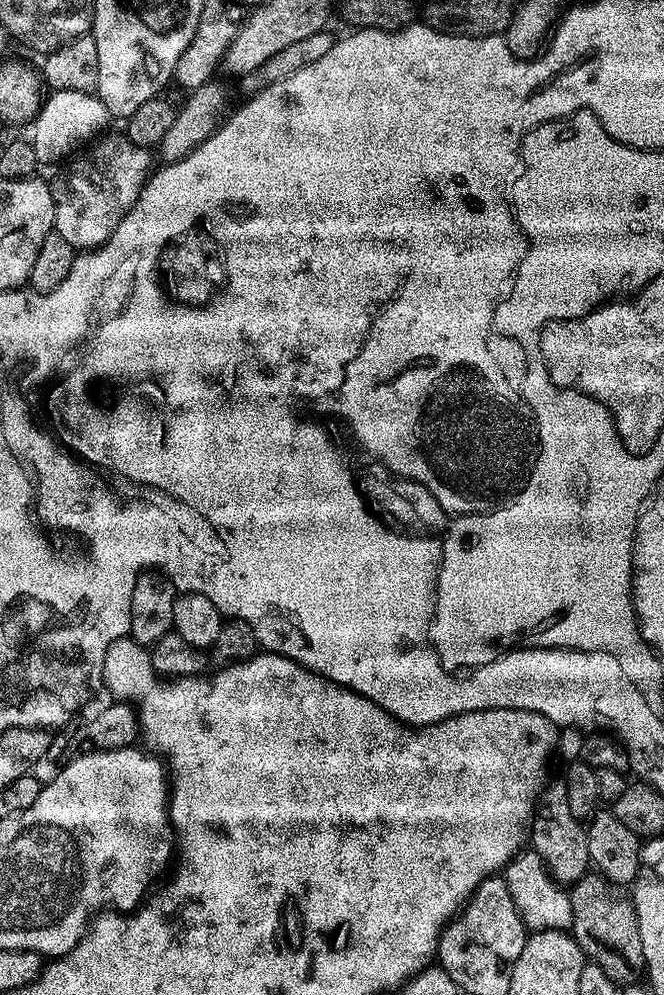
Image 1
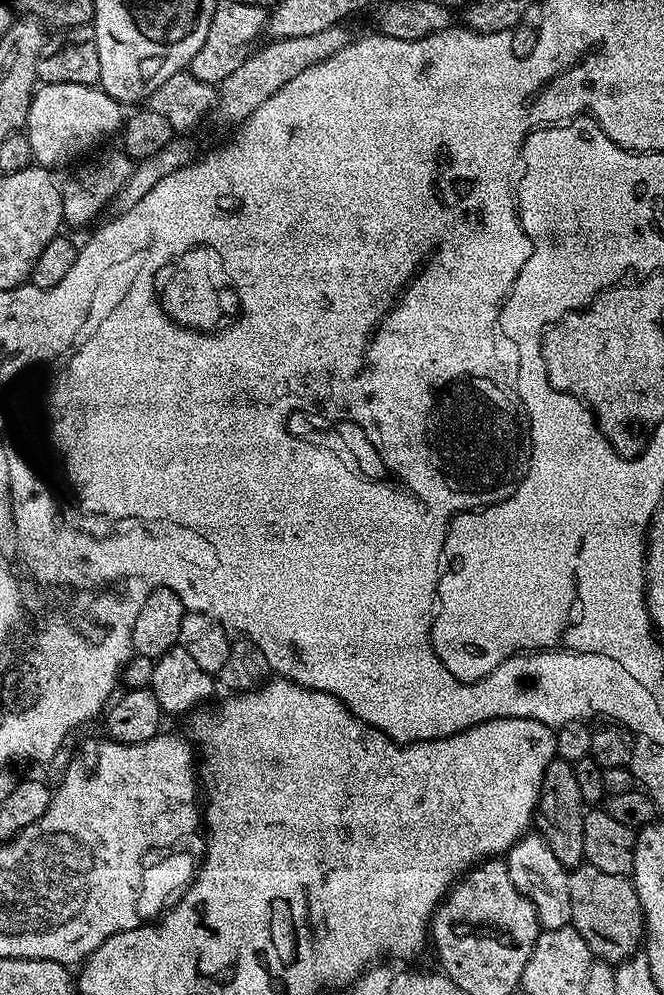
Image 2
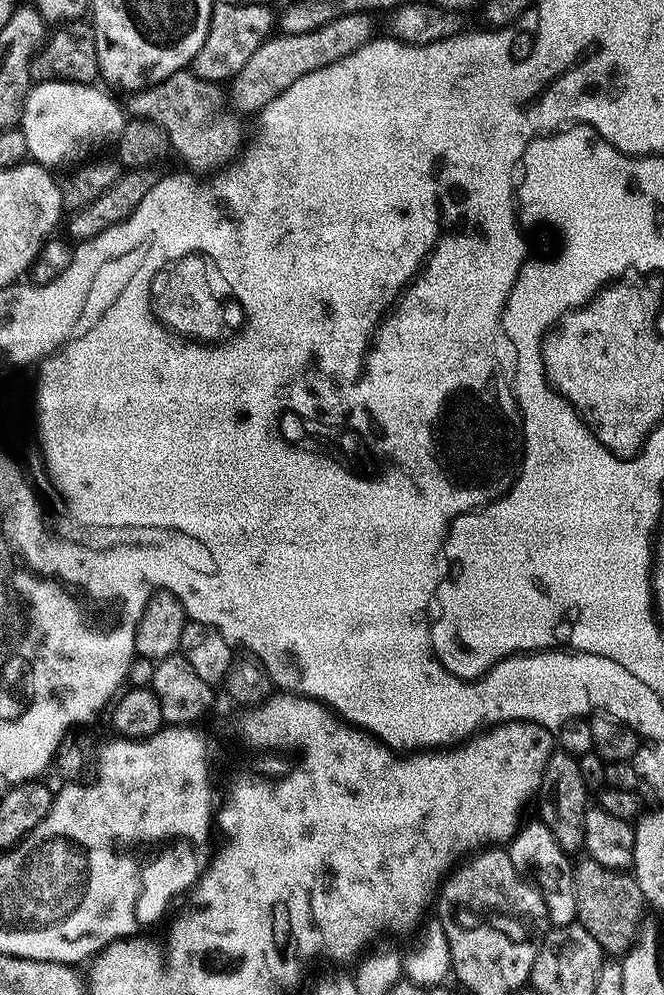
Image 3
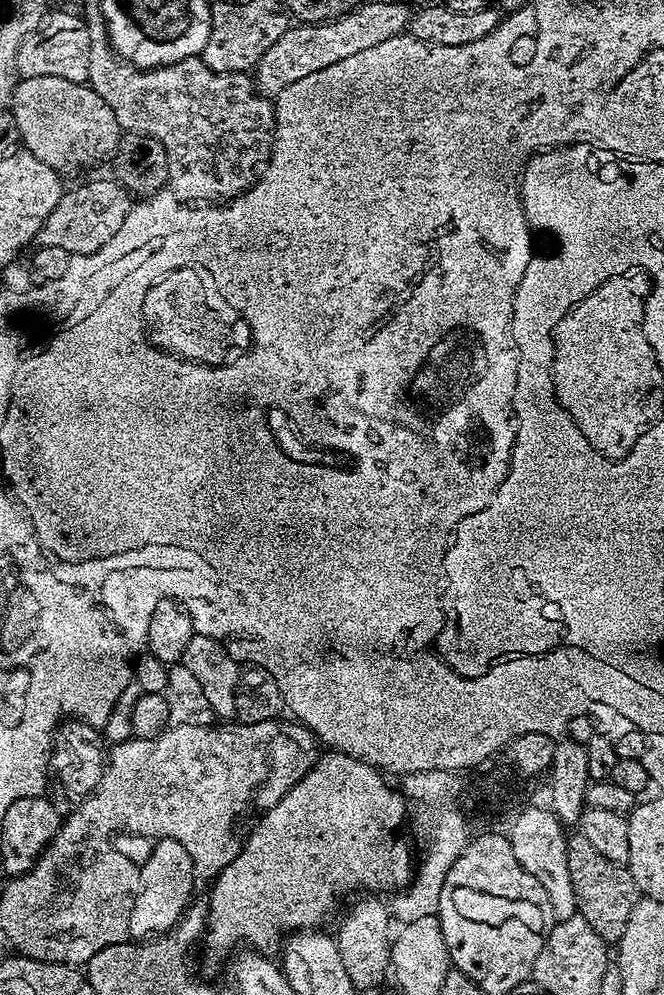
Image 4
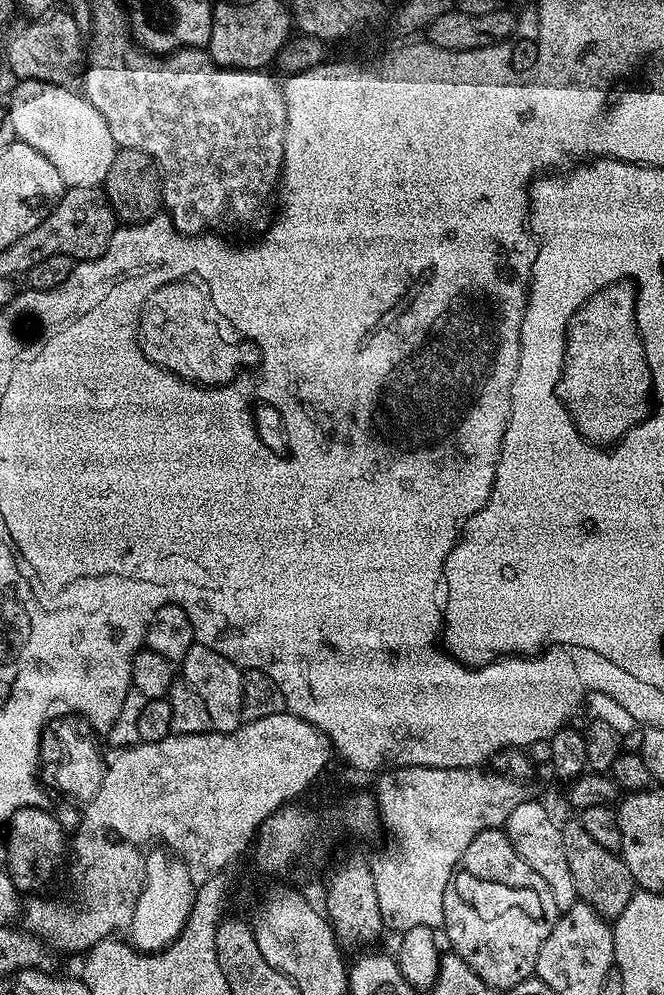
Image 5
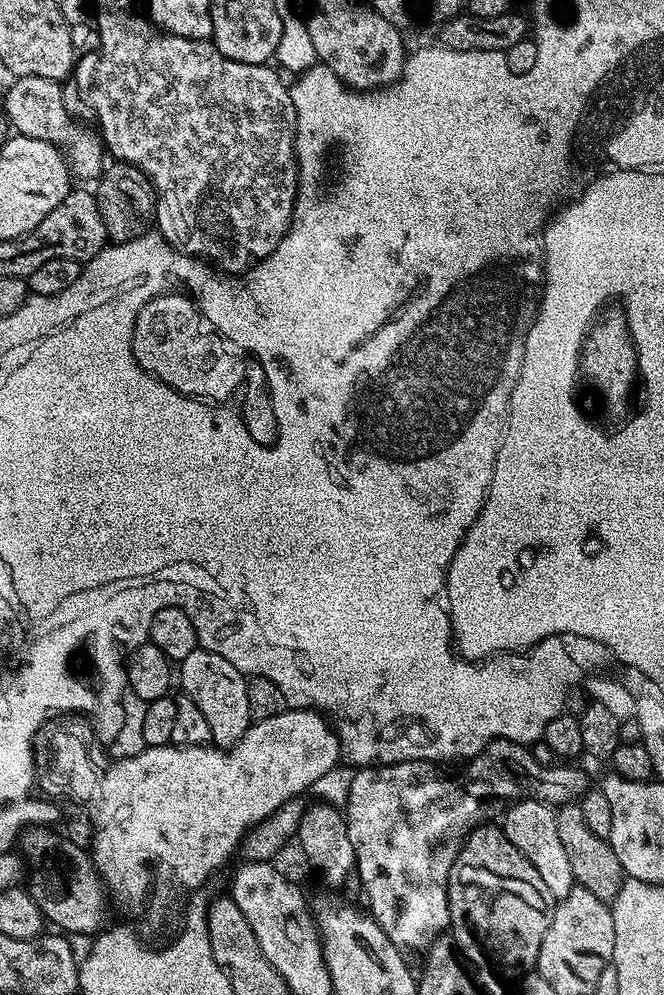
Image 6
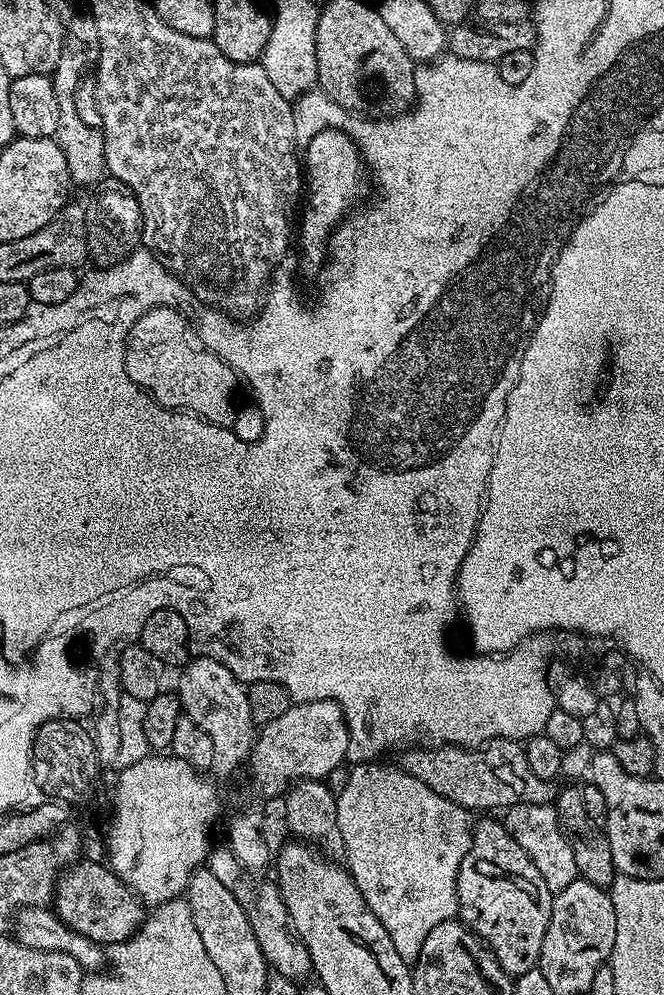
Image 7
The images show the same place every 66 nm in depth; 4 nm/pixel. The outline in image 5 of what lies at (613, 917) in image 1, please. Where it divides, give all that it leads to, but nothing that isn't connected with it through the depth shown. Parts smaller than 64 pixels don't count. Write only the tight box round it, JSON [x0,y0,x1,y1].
[560,819,634,921]

